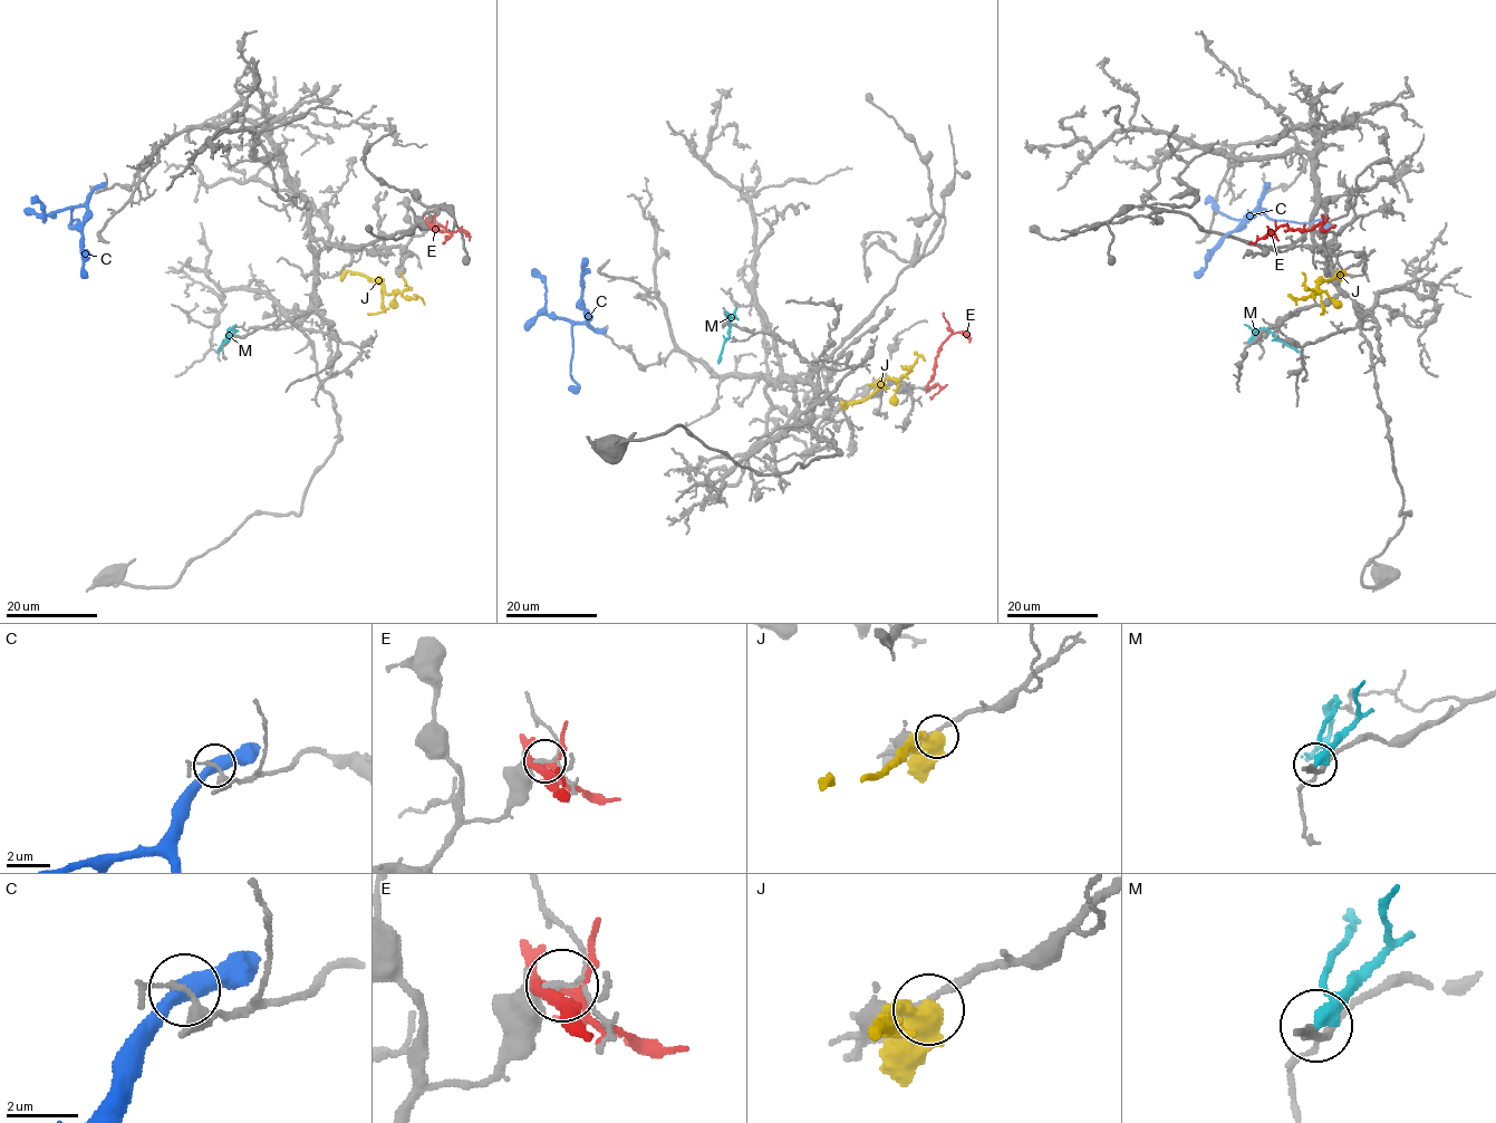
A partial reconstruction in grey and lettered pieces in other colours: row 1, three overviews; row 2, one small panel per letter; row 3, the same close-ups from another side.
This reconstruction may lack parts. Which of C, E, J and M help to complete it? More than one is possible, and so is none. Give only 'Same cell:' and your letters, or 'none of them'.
Same cell: none of them

